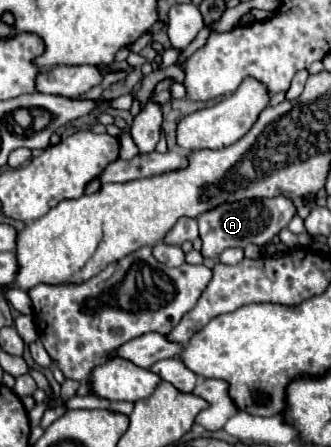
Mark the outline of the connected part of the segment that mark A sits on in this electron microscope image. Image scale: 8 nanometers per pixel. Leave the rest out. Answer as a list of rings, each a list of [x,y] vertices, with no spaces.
[[[286,196],[276,198],[258,198],[258,200],[242,200],[234,204],[222,204],[210,212],[204,212],[198,216],[200,226],[200,238],[202,238],[202,256],[216,258],[226,248],[238,246],[244,248],[246,244],[254,242],[258,246],[268,244],[282,228],[288,226],[288,222],[296,216],[296,206]]]

